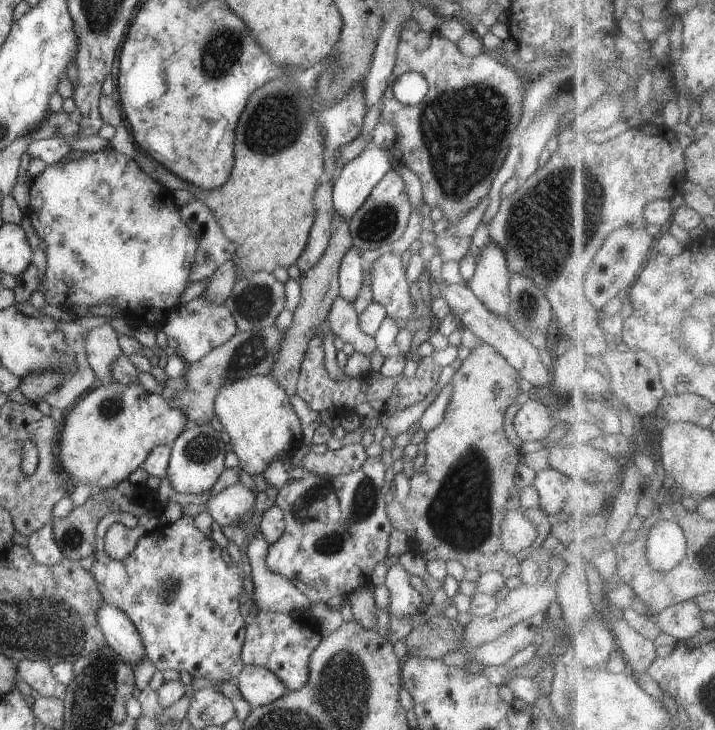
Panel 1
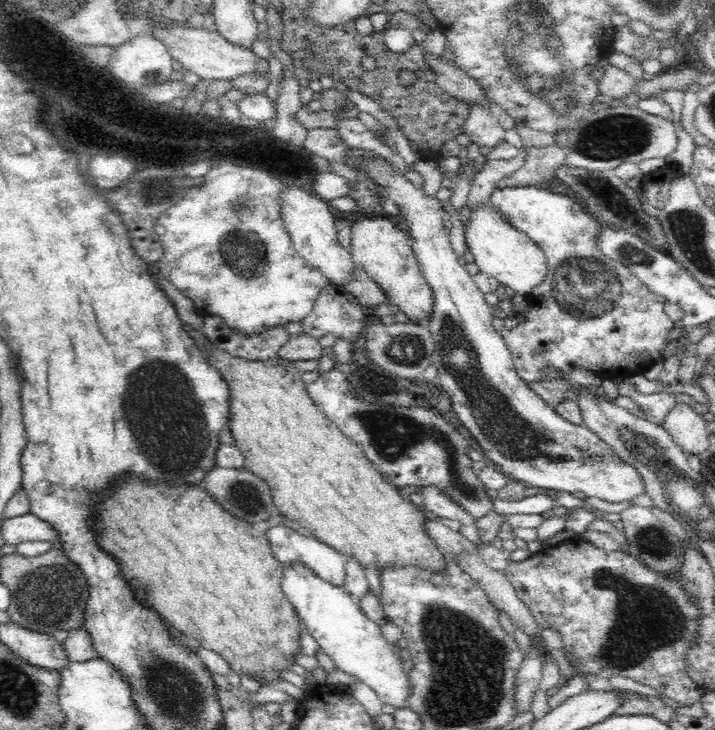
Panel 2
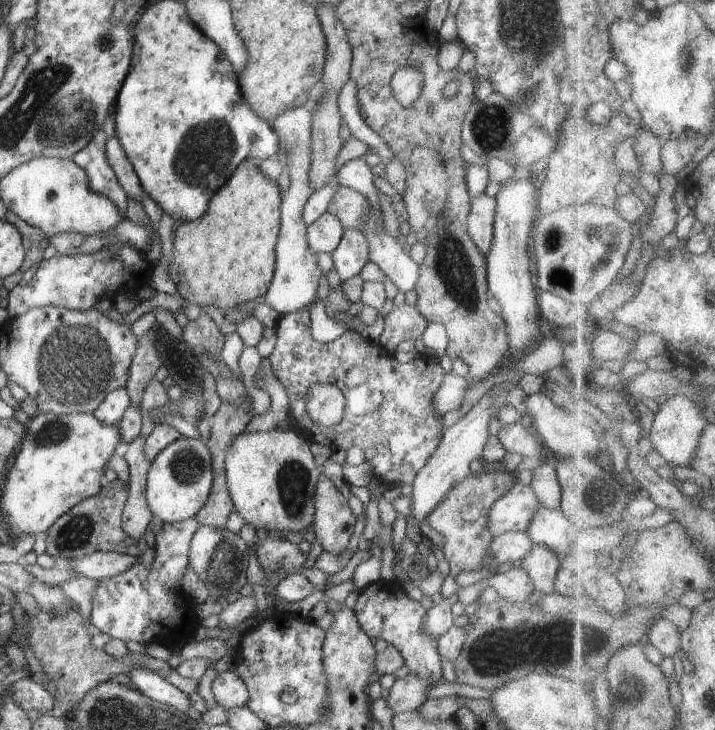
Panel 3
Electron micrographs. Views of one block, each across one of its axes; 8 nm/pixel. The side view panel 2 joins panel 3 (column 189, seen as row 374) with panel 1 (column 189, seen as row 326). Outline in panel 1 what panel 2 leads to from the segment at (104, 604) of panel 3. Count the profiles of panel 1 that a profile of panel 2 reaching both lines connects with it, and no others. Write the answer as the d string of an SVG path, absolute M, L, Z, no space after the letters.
M114 512L108 513L104 518L100 519L100 522L97 524L96 531L96 542L95 542L95 553L93 565L90 568L90 572L96 581L96 586L102 595L104 601L108 604L114 605L116 608L119 608L130 620L134 623L134 626L138 629L139 635L142 639L142 644L145 648L145 656L156 666L156 668L162 672L172 669L180 673L180 670L186 670L191 676L196 676L200 678L206 678L207 680L214 680L214 682L226 682L236 680L238 674L242 672L244 668L244 663L242 662L241 650L242 645L245 639L246 634L246 624L244 617L240 614L240 602L238 601L238 594L243 590L243 571L241 568L232 564L227 566L226 562L222 559L222 551L220 547L212 540L208 538L199 529L194 525L194 516L183 513L183 515L178 518L175 522L170 522L164 525L158 525L153 531L148 531L138 539L136 548L123 559L112 558L104 548L104 538L107 530L114 523L120 523L128 528L134 528L138 524L137 518L132 513L121 513Z

